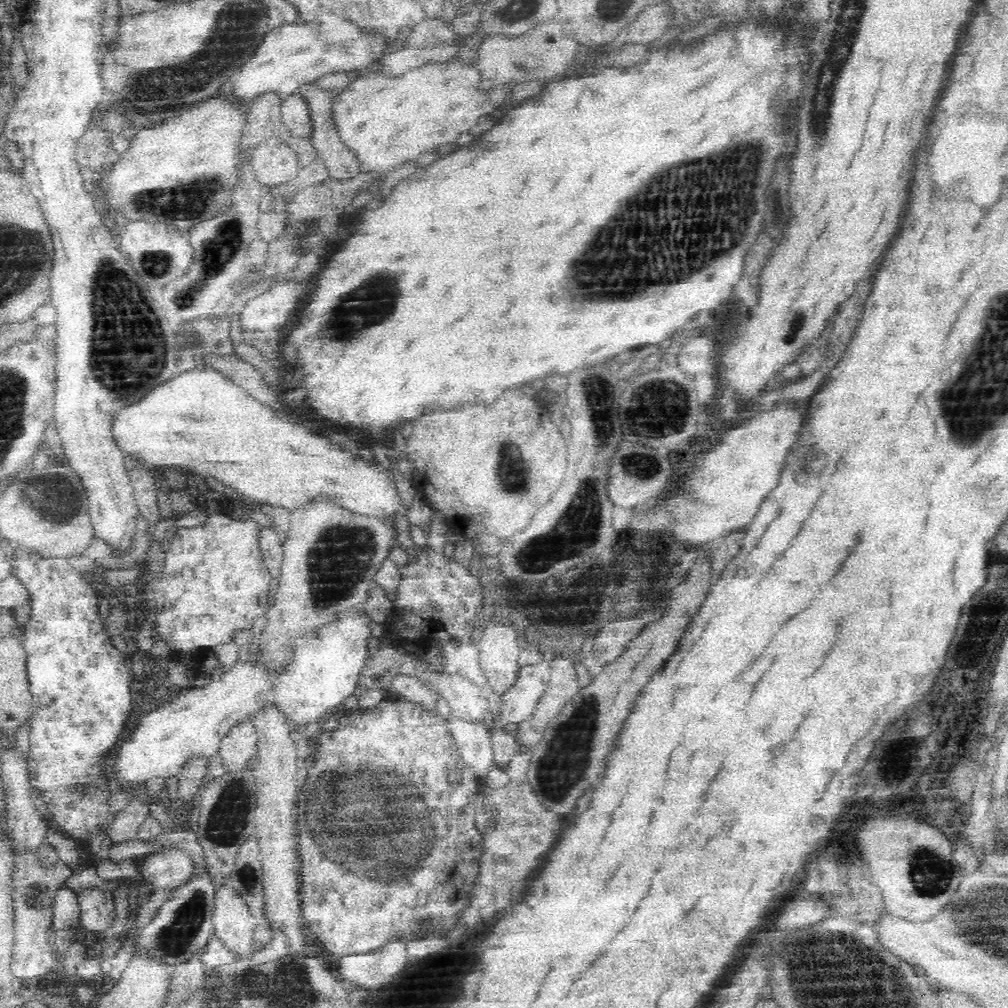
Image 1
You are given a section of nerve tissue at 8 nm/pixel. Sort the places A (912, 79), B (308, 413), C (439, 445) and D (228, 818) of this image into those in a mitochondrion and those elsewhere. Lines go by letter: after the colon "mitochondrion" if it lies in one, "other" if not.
A: other
B: other
C: other
D: mitochondrion

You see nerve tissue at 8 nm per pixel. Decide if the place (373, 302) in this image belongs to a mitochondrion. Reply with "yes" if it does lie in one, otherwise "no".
yes

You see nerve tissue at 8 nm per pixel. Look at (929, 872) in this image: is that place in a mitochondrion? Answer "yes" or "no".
yes

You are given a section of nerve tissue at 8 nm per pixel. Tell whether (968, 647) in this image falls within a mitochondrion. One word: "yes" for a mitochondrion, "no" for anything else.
no

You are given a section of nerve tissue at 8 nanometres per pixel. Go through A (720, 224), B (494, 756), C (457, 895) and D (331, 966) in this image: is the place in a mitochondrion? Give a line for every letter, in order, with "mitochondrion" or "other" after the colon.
A: mitochondrion
B: other
C: other
D: other

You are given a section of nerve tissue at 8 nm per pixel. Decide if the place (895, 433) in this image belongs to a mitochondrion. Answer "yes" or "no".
no

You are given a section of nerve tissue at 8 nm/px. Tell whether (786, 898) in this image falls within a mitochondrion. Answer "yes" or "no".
no

